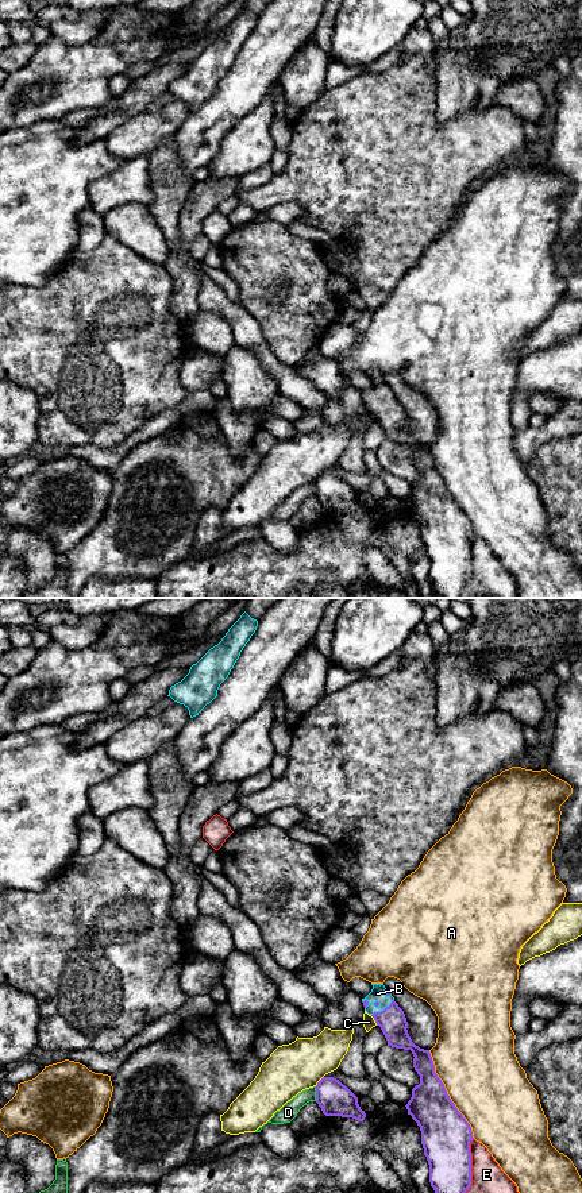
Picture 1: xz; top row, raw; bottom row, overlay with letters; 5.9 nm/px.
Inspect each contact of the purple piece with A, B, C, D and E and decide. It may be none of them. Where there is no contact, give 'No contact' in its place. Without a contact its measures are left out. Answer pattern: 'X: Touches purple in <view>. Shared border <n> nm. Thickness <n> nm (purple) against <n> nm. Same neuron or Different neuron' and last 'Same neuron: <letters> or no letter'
A: Touches purple in xz. Shared border 600 nm. Thickness 300 nm (purple) against 460 nm. Different neuron
B: Touches purple in xz. Shared border 170 nm. Thickness 160 nm (purple) against 90 nm. Same neuron
C: Touches purple in xz. Shared border 80 nm. Thickness 160 nm (purple) against 70 nm. Different neuron
D: Touches purple in xz. Shared border 90 nm. Thickness 200 nm (purple) against 100 nm. Different neuron
E: Touches purple in xz. Shared border 400 nm. Thickness 300 nm (purple) against 320 nm. Different neuron
Same neuron: B

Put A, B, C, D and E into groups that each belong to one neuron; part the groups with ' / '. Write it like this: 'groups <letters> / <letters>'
groups A / B / C / D / E

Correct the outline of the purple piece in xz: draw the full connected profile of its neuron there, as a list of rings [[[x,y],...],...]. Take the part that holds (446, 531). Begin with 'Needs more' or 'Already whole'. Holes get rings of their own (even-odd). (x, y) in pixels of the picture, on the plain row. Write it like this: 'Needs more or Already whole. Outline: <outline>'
Needs more. Outline: [[[383,379],[371,381],[371,387],[362,394],[365,406],[381,422],[388,441],[411,445],[415,452],[413,463],[420,471],[420,479],[412,484],[405,502],[421,526],[436,598],[460,598],[471,582],[471,522],[435,468],[429,445],[412,437],[405,409],[392,389]]]

